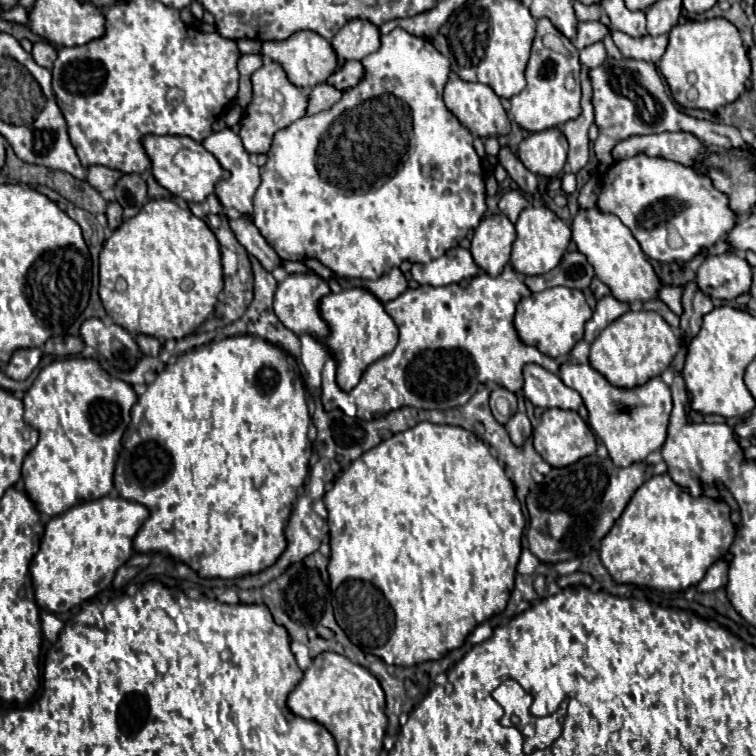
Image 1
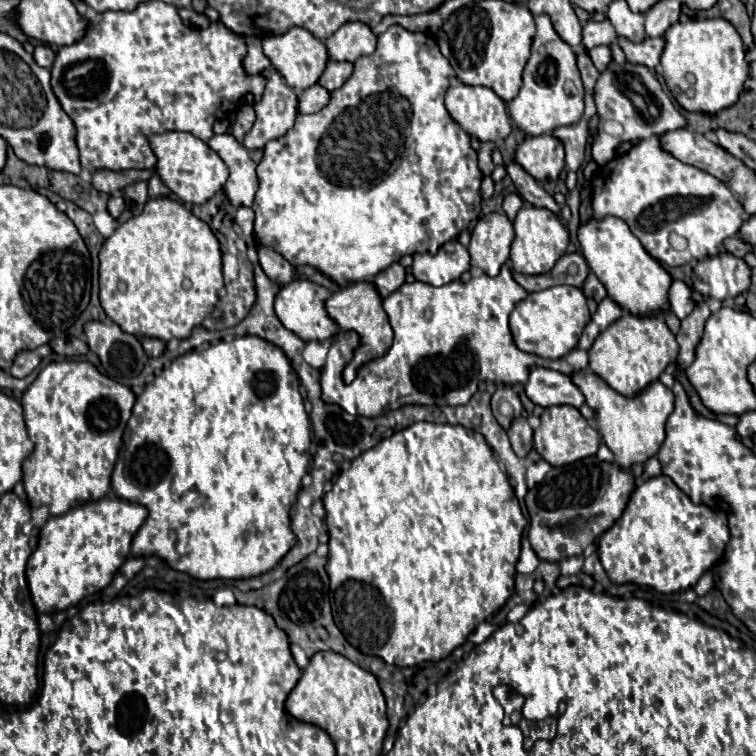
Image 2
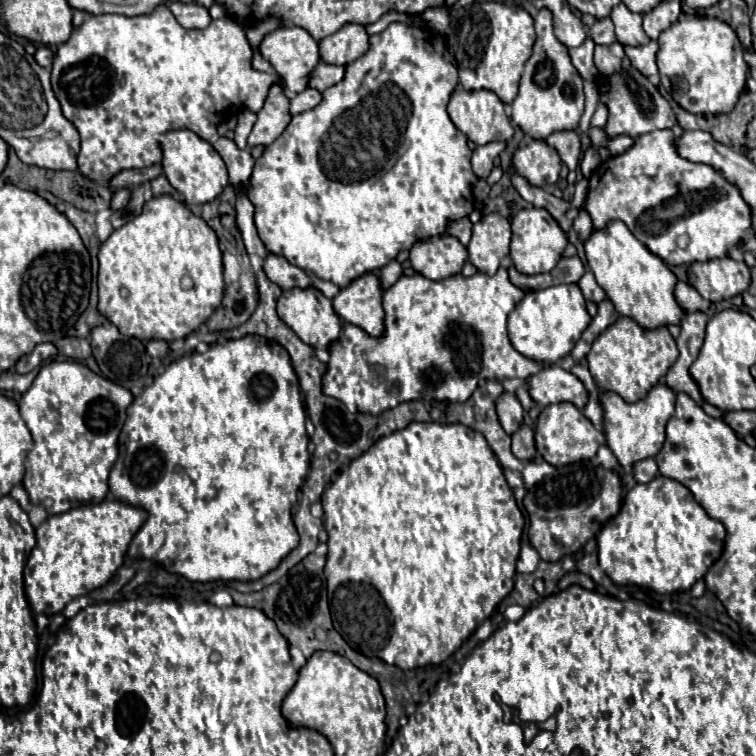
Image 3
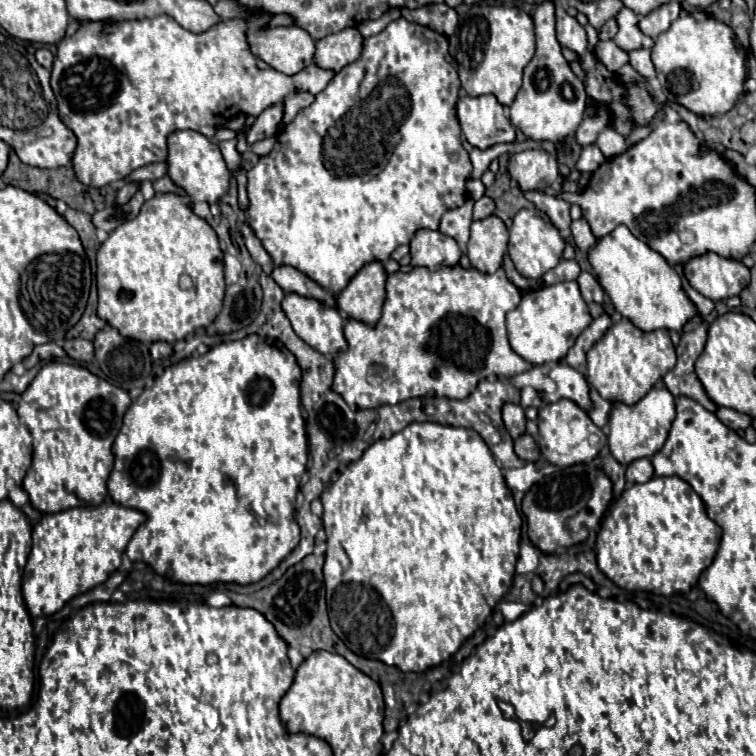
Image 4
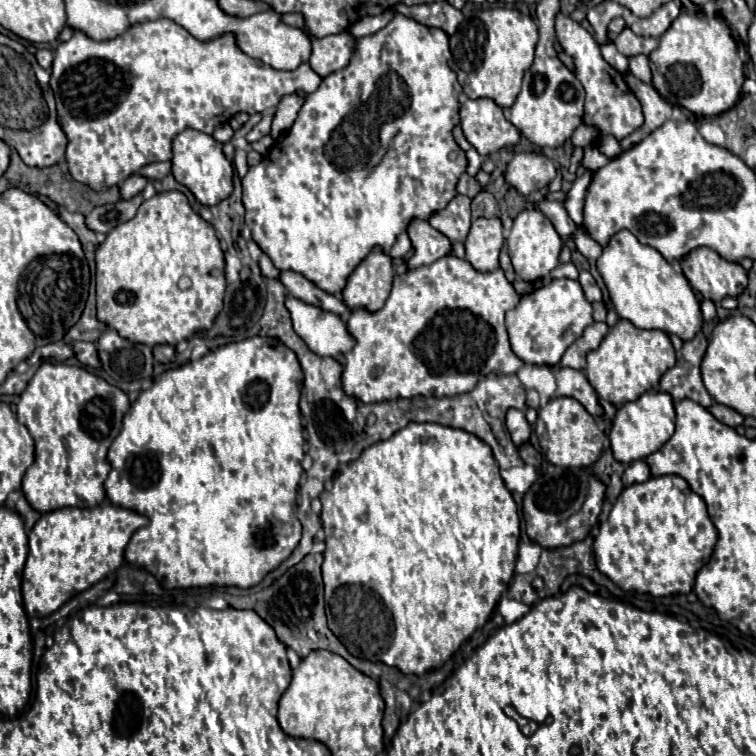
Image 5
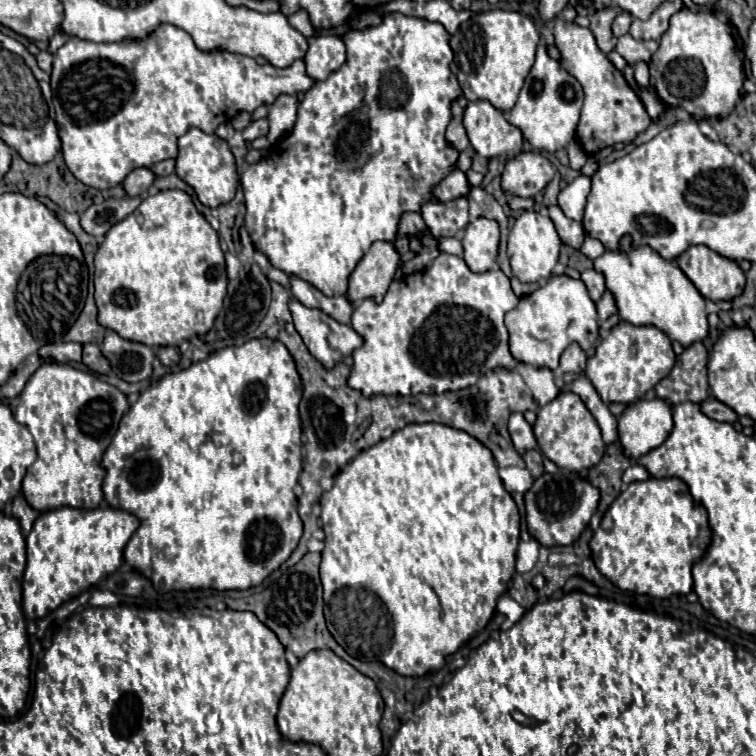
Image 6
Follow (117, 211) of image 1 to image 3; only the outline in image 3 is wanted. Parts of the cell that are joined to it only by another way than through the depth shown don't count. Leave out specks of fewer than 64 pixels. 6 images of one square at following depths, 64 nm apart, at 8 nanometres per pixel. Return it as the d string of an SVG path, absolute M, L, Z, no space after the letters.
M128 188L116 190L114 192L114 198L112 198L112 208L114 210L120 210L120 208L124 208L128 204L128 200L130 200L130 190Z

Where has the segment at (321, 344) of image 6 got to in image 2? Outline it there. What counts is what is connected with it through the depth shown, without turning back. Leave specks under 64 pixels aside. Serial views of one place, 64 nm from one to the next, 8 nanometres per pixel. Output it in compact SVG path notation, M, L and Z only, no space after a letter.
M294 280L286 286L280 288L278 296L276 296L276 316L280 318L280 322L292 330L294 334L298 334L304 342L320 342L320 340L328 340L338 332L336 322L332 322L332 318L326 312L326 300L330 298L330 292L310 280Z

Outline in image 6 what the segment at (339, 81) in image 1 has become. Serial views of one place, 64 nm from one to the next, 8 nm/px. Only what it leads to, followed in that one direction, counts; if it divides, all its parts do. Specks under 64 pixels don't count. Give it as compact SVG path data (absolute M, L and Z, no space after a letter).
M162 24L146 40L126 40L114 44L96 44L80 38L68 38L54 54L54 68L50 74L52 104L56 110L58 136L62 154L70 172L84 184L98 190L108 190L120 184L132 168L152 166L166 158L176 158L178 138L192 126L214 134L218 124L228 122L234 114L246 110L254 112L260 104L274 104L280 94L298 94L312 88L314 80L306 76L302 60L294 60L286 68L272 64L258 64L250 56L230 52L200 52L184 30Z

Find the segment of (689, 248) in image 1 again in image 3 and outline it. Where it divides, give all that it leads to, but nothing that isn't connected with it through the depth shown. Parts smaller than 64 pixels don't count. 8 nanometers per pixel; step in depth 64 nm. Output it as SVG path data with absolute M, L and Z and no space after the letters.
M678 128L654 130L644 136L638 136L634 146L624 154L610 156L608 160L604 160L588 180L588 196L584 202L584 210L590 214L596 230L606 228L606 224L612 220L622 220L628 230L668 266L724 258L732 248L738 248L742 244L746 232L752 228L752 208L742 198L740 188L728 182L714 166L696 164L682 158L676 148L678 138Z

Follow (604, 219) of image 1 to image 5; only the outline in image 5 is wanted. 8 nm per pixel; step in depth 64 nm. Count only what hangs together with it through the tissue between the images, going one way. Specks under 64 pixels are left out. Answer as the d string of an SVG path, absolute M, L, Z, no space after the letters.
M618 232L610 244L604 246L602 256L596 260L596 268L618 316L632 322L636 328L658 328L666 334L680 336L684 342L692 340L702 330L704 318L700 300L686 276L668 264L658 250L640 244L632 232Z

